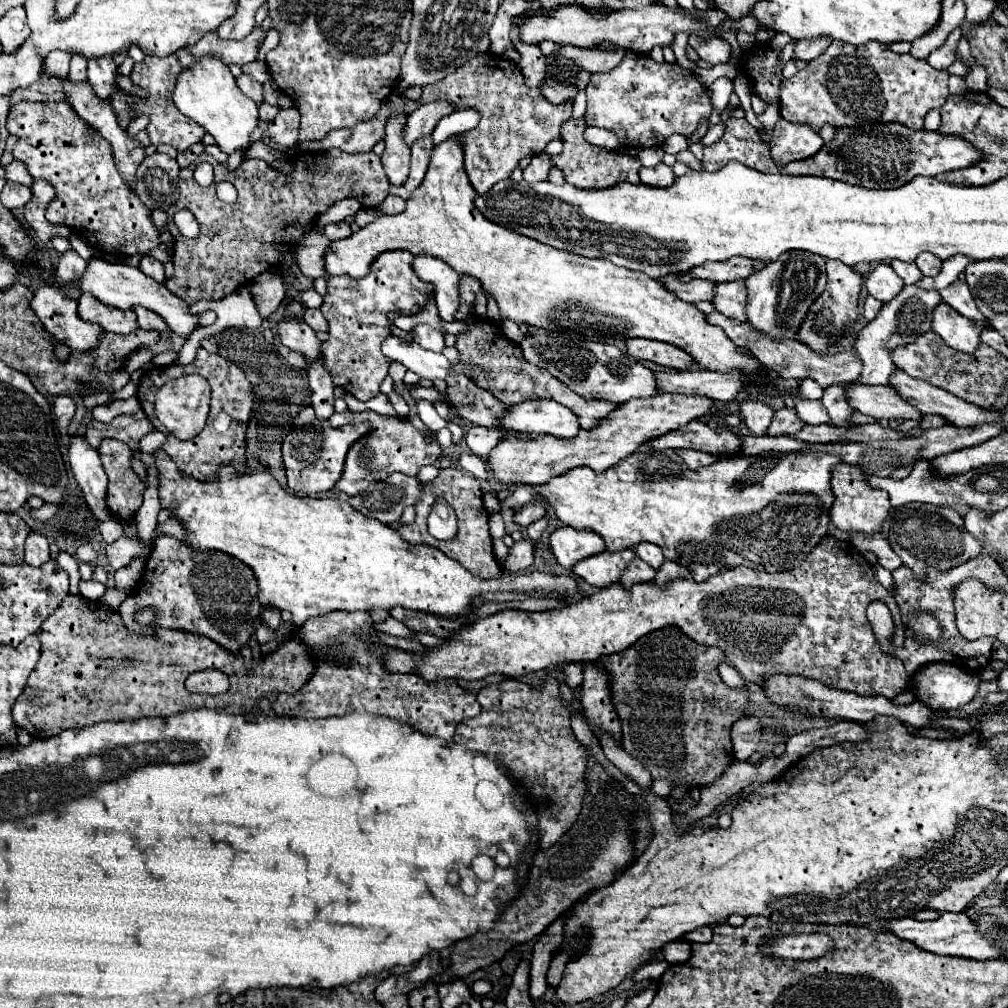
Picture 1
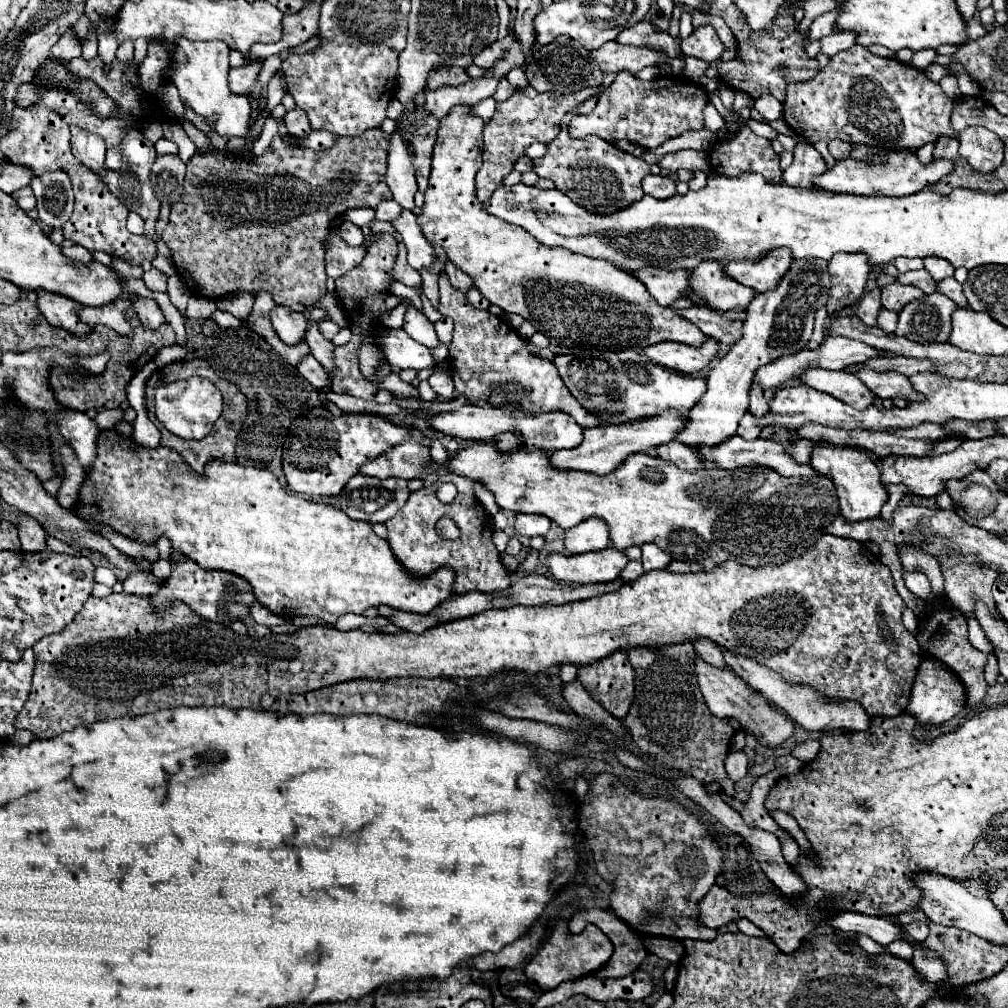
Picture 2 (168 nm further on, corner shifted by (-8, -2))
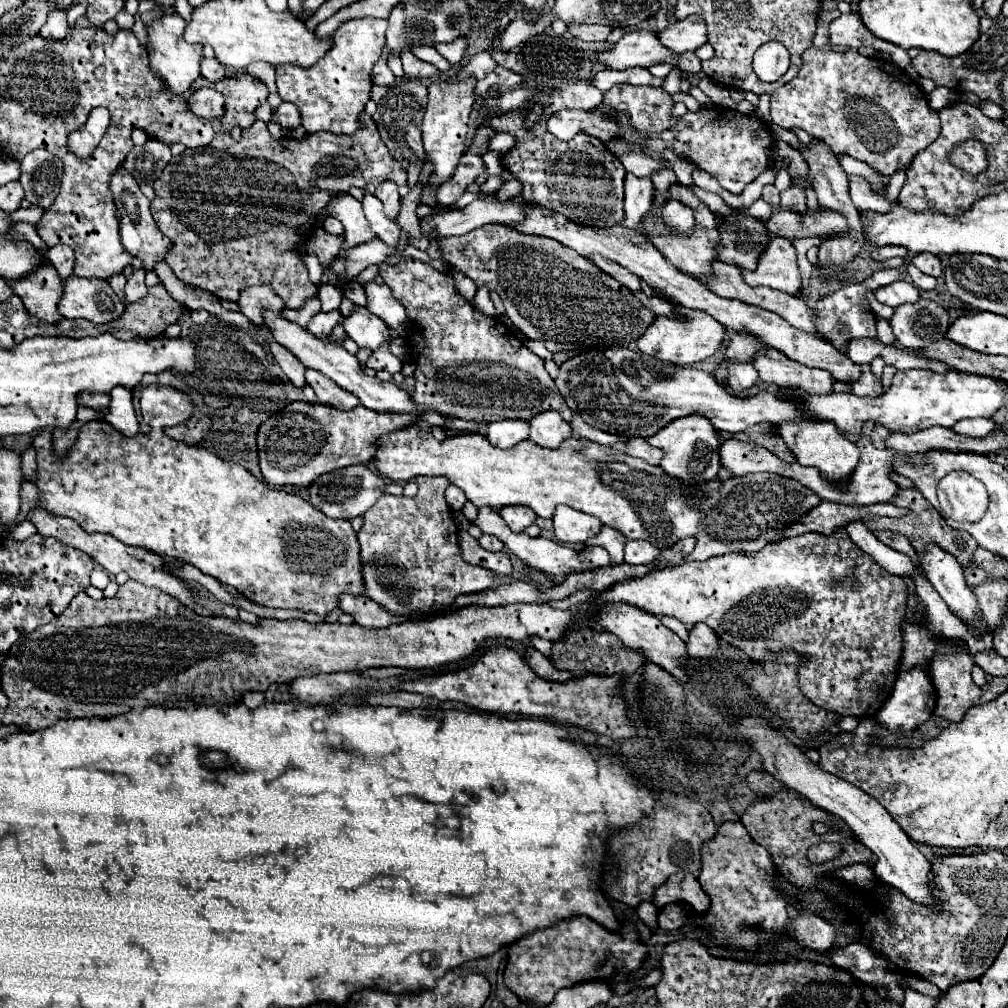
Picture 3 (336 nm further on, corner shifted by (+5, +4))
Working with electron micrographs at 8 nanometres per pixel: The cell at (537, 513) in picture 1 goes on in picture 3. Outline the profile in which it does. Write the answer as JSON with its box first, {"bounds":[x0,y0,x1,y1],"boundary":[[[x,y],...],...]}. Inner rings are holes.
{"bounds":[500,507,536,533],"boundary":[[[502,507],[500,515],[514,533],[524,531],[528,525],[536,521],[536,513],[530,507]]]}

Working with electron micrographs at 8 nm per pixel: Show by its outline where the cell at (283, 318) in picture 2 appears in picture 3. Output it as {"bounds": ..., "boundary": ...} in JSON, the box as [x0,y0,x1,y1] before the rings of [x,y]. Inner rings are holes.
{"bounds":[238,285,286,325],"boundary":[[[258,285],[258,287],[250,287],[244,289],[240,293],[238,299],[240,311],[254,323],[254,325],[264,325],[264,311],[272,311],[272,313],[282,313],[282,309],[286,307],[284,301],[266,285]]]}

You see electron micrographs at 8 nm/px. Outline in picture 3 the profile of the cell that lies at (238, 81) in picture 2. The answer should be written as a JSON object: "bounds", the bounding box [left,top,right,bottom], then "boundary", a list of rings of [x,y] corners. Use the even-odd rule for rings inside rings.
{"bounds":[202,59,226,83],"boundary":[[[202,59],[202,75],[210,81],[210,83],[218,83],[224,79],[226,69],[216,61],[216,59]]]}

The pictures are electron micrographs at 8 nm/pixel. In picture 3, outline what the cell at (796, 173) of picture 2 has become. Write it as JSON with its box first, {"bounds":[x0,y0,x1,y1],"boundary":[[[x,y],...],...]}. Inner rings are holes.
{"bounds":[782,177,806,213],"boundary":[[[798,177],[792,179],[792,187],[790,189],[782,191],[782,207],[798,211],[798,213],[802,213],[806,209],[806,195],[804,195],[804,189],[802,189]]]}

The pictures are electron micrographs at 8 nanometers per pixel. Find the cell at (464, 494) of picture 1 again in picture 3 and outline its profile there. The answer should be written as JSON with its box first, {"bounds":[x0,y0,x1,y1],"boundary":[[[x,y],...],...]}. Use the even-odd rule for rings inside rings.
{"bounds":[358,477,494,613],"boundary":[[[418,477],[418,495],[382,495],[374,507],[364,513],[364,527],[358,533],[362,549],[362,569],[366,595],[376,603],[384,605],[392,613],[414,613],[414,611],[436,611],[440,607],[452,605],[454,597],[460,593],[478,593],[492,587],[494,573],[484,567],[470,565],[462,559],[458,525],[454,521],[452,509],[444,499],[444,489],[450,485],[446,477]]]}

